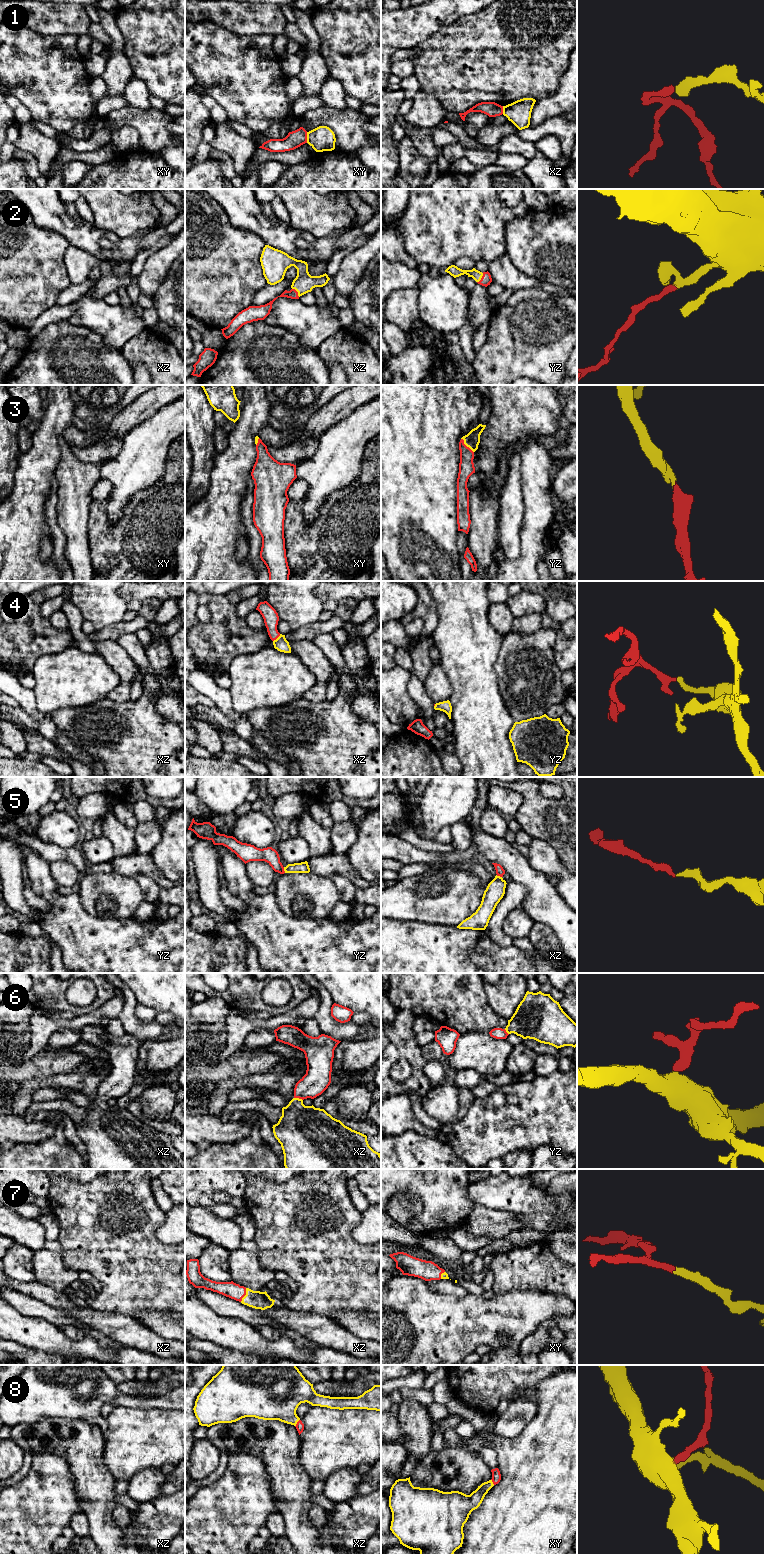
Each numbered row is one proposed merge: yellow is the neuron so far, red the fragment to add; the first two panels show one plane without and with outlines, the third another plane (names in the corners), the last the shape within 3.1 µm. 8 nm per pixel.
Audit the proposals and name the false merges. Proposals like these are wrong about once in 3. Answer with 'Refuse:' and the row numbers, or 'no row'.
Refuse: 1

